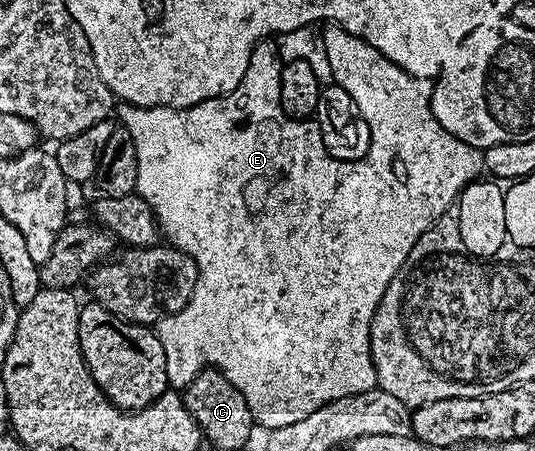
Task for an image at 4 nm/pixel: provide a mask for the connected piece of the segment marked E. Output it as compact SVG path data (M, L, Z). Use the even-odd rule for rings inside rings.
M329 25L329 26L326 26L326 27L329 27L329 28L327 28L327 29L326 29L326 30L325 30L325 29L324 29L324 31L323 31L323 36L324 36L324 39L325 39L325 45L326 45L326 49L327 49L327 58L328 58L328 60L329 60L329 62L330 62L330 65L331 65L331 73L332 73L332 74L333 74L333 82L334 82L334 83L338 83L338 84L339 84L339 85L340 85L340 87L348 87L348 88L350 88L350 89L358 89L358 88L357 88L357 87L373 87L373 115L369 115L369 116L367 116L367 117L366 117L366 119L365 119L365 123L366 123L366 125L367 125L367 126L369 126L369 128L367 128L367 134L368 134L368 136L369 136L369 151L368 151L368 152L367 152L367 153L366 153L366 154L365 154L365 156L364 156L364 157L362 157L362 159L354 159L354 160L352 160L352 159L336 159L336 158L335 158L335 157L331 157L331 156L330 156L330 155L329 155L329 154L328 154L328 153L327 153L327 149L326 149L326 148L325 148L325 146L324 146L324 145L323 145L323 137L322 137L322 136L321 136L321 130L320 130L320 129L319 129L319 125L318 125L318 124L317 124L317 122L316 122L316 121L310 121L310 120L309 120L309 119L289 119L289 118L288 118L288 117L286 117L286 115L285 115L285 114L284 114L284 113L283 113L283 109L282 109L282 108L281 108L281 90L280 90L280 89L279 89L279 81L280 81L280 80L281 80L281 68L282 68L282 66L283 66L283 62L282 62L282 59L281 59L281 58L280 58L280 56L279 56L279 55L278 55L278 53L277 53L277 45L276 45L276 42L274 42L274 40L273 40L273 39L272 39L272 38L269 38L269 37L266 37L266 38L264 38L264 39L261 39L261 40L259 40L259 41L258 41L258 42L257 42L257 44L256 44L256 45L255 45L255 49L254 49L254 50L253 50L253 52L252 52L252 53L251 53L251 61L250 61L250 62L249 62L249 64L248 64L248 65L247 65L247 73L243 73L243 81L239 81L239 85L238 85L238 86L237 86L237 88L236 88L236 89L234 89L234 90L233 90L233 91L232 91L232 92L231 92L231 93L227 93L227 94L226 94L226 95L220 95L220 96L219 96L219 98L217 98L217 99L208 99L208 100L207 100L207 101L203 101L203 102L202 102L202 103L201 103L201 104L200 104L200 105L199 105L199 106L198 106L198 107L182 107L182 108L180 108L180 109L178 109L178 108L175 108L175 107L136 107L136 106L135 106L135 105L134 105L134 104L133 104L133 103L121 103L121 104L120 104L120 106L118 106L118 107L117 107L117 108L116 108L116 111L115 111L115 115L116 115L116 118L117 118L117 119L118 119L118 120L120 120L120 122L121 122L121 123L122 123L122 124L123 124L123 126L125 126L125 128L126 128L126 129L127 129L127 133L131 133L131 141L135 141L135 153L136 153L136 154L137 154L137 156L138 156L138 157L139 157L139 173L138 173L138 174L137 174L137 189L136 189L136 194L139 194L139 195L141 195L141 196L142 196L142 197L143 197L143 201L147 201L147 205L151 205L151 209L152 209L152 210L153 210L153 212L154 212L154 213L155 213L155 217L156 217L156 218L157 218L157 226L158 226L158 228L159 228L159 231L160 231L160 234L161 234L161 235L162 235L162 236L164 236L164 238L165 238L165 235L166 235L166 237L167 237L167 238L169 238L169 239L166 239L166 240L168 240L168 242L169 242L169 243L170 243L170 244L172 244L172 246L174 246L174 247L177 247L177 248L178 248L178 249L180 249L180 251L182 251L182 252L183 252L183 253L187 253L187 254L188 254L188 255L190 255L190 257L191 257L191 258L192 258L192 259L193 259L193 260L194 260L194 261L195 261L195 265L196 265L196 266L197 266L197 268L198 268L198 269L199 269L199 277L198 277L198 278L197 278L197 284L196 284L196 285L195 285L195 293L194 293L194 294L193 294L193 296L192 296L192 297L191 297L191 301L187 301L187 305L186 305L186 306L185 306L185 307L184 307L184 308L183 308L183 309L179 309L179 313L175 313L175 314L174 314L174 315L168 315L168 316L167 316L167 317L163 317L163 318L162 318L162 319L161 319L161 320L159 320L159 321L158 321L158 323L156 323L156 324L155 324L155 330L156 330L156 332L157 332L157 336L158 336L158 337L159 337L159 345L163 345L163 357L167 357L167 377L168 377L168 378L169 378L169 386L170 386L170 388L173 388L173 389L183 389L183 388L185 388L185 387L186 387L186 385L188 385L188 384L189 384L189 382L190 382L190 381L192 381L192 379L194 379L194 378L195 378L195 377L196 377L196 376L197 376L197 374L198 374L198 373L199 373L199 372L200 372L200 371L203 371L203 370L206 370L206 369L212 369L212 370L214 370L214 371L222 371L222 373L224 373L224 374L225 374L225 376L226 376L226 377L227 377L227 381L231 381L231 385L235 385L235 389L239 389L239 393L243 393L243 398L244 398L244 399L245 399L245 400L246 400L246 401L247 401L247 405L248 405L248 406L249 406L249 408L250 408L250 409L251 409L251 417L252 417L252 418L253 418L253 421L254 421L254 424L256 424L256 426L257 426L257 427L258 427L258 428L261 428L261 427L265 427L265 428L264 428L264 429L268 429L268 430L269 430L269 431L274 431L274 430L275 430L275 429L279 429L279 428L280 428L280 427L282 427L282 426L283 426L283 425L295 425L295 421L303 421L303 417L311 417L311 413L315 413L315 409L323 409L323 408L324 408L324 407L325 407L325 406L326 406L326 405L327 405L327 404L328 404L328 403L330 403L330 402L331 402L331 401L339 401L339 400L340 400L340 399L342 399L342 398L343 398L343 397L347 397L347 396L348 396L348 395L358 395L358 394L359 394L359 393L367 393L367 392L368 392L368 391L372 391L372 390L374 390L374 388L376 388L376 387L377 387L377 374L376 374L376 373L375 373L375 365L374 365L374 364L373 364L373 358L372 358L372 357L371 357L371 353L370 353L370 352L369 352L369 338L370 338L370 337L371 337L371 321L372 321L372 320L373 320L373 318L374 318L374 317L375 317L375 309L376 309L376 308L377 308L377 306L378 306L378 305L379 305L379 301L380 301L380 300L381 300L381 298L382 298L382 297L383 297L383 293L384 293L384 292L385 292L385 290L386 290L386 289L387 289L387 285L388 285L388 284L389 284L389 282L390 282L390 281L391 281L391 277L395 277L395 273L396 273L396 272L397 272L397 270L398 270L398 269L400 269L400 267L402 267L402 265L404 265L404 263L405 263L405 262L406 262L406 261L407 261L407 257L408 257L408 256L409 256L409 254L410 254L410 253L411 253L411 249L412 249L412 248L413 248L413 246L414 246L414 245L415 245L415 244L417 244L417 242L418 242L418 241L419 241L419 237L423 237L423 233L424 233L424 232L425 232L425 231L427 231L427 230L429 230L429 228L430 228L430 227L432 227L432 226L433 226L433 224L434 224L434 223L437 223L437 222L438 222L438 221L440 221L440 219L441 219L441 218L442 218L442 217L443 217L443 213L444 213L444 212L445 212L445 210L446 210L446 209L447 209L447 208L449 208L449 207L450 207L450 205L452 205L452 204L453 204L453 203L456 203L456 201L457 201L457 196L458 196L458 195L460 195L460 194L461 194L461 191L462 191L462 189L463 189L463 188L464 188L464 187L465 187L465 186L466 186L466 185L467 185L467 184L468 184L468 183L469 183L469 182L471 182L471 181L473 181L473 180L476 180L476 179L477 179L477 178L478 178L478 176L480 176L480 175L477 175L477 174L479 174L479 173L480 173L480 174L482 174L482 171L483 171L483 155L482 155L482 152L481 152L481 151L480 151L480 150L478 150L478 148L475 148L475 147L472 147L472 146L471 146L471 145L467 145L467 144L466 144L466 143L464 143L464 142L463 142L463 141L459 141L459 137L455 137L455 136L454 136L454 135L452 135L452 134L451 134L451 133L447 133L447 129L443 129L443 125L439 125L439 121L438 121L438 120L437 120L437 118L436 118L436 117L435 117L435 113L434 113L434 112L433 112L433 83L432 83L432 82L430 82L430 80L428 80L428 79L420 79L420 78L419 78L419 77L415 77L415 76L414 76L414 75L408 75L408 74L407 74L407 72L406 72L406 71L404 71L404 70L403 70L403 69L399 69L399 65L395 65L395 64L394 64L394 63L392 63L392 61L390 61L390 59L388 59L388 58L387 58L387 57L383 57L383 53L379 53L379 52L378 52L378 51L376 51L376 50L375 50L375 48L374 48L374 47L372 47L372 46L371 46L371 45L367 45L367 41L363 41L363 40L362 40L362 39L360 39L360 38L359 38L359 37L355 37L355 36L354 36L354 35L352 35L352 34L351 34L351 33L347 33L347 29L343 29L343 28L342 28L342 27L338 27L338 26L336 26L336 25ZM189 219L194 219L194 223L193 223L193 231L194 231L194 233L195 233L195 234L197 234L197 235L193 235L193 236L191 236L191 237L190 237L190 239L189 239L189 231L188 231L188 229L187 229L187 228L185 228L185 226L187 226L187 225L188 225L188 223L189 223Z

